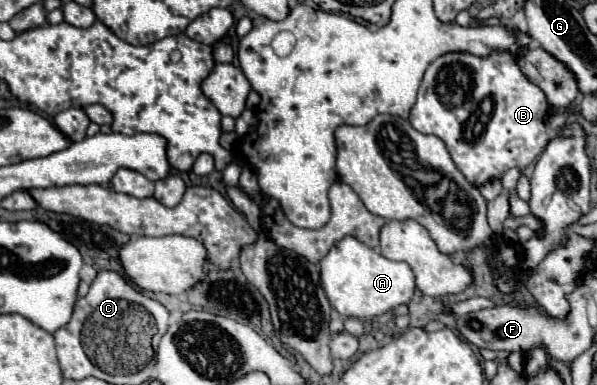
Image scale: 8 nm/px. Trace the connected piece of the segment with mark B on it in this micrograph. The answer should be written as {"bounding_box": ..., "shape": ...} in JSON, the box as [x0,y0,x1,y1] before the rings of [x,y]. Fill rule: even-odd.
{"bounding_box":[410,52,550,186],"shape":[[[450,52],[438,56],[428,66],[418,102],[410,112],[410,124],[422,134],[434,134],[444,140],[466,180],[482,186],[486,180],[500,178],[510,168],[524,170],[542,154],[550,140],[546,128],[550,108],[546,94],[522,74],[512,54],[494,52],[486,58],[476,58],[466,52]],[[468,74],[470,90],[466,94],[462,90],[460,94],[450,94],[450,88],[464,88]],[[450,78],[452,82],[460,80],[460,84],[450,86]]]}

